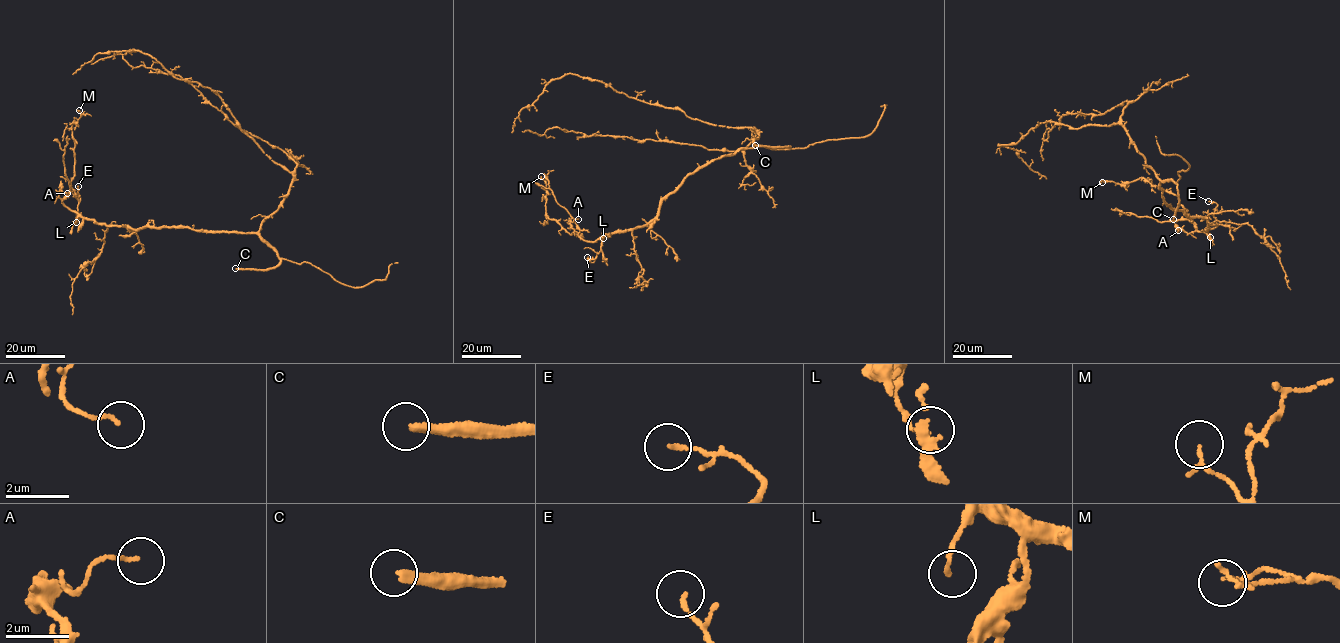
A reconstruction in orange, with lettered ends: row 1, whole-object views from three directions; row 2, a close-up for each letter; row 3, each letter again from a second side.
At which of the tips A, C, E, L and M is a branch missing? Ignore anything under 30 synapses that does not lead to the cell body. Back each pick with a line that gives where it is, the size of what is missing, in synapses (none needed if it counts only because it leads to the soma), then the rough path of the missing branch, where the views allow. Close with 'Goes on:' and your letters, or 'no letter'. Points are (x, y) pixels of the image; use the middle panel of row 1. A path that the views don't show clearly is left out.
C: place (755, 145); 350 synapses; course (755, 145), (712, 155), (657, 191), (574, 296), (565, 292), (559, 317), (537, 278), (516, 279), (561, 231)
Goes on: C

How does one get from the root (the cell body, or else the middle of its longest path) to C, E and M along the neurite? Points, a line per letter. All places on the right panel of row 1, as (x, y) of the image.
C: (1154, 172), (1157, 178), (1167, 178), (1177, 185), (1179, 201), (1173, 219)
E: (1154, 172), (1166, 206), (1185, 215), (1205, 217), (1205, 231), (1216, 225), (1213, 212), (1217, 204), (1208, 201)
M: (1154, 172), (1166, 206), (1205, 217), (1205, 232), (1195, 228), (1177, 196), (1143, 178), (1124, 185), (1102, 182)

